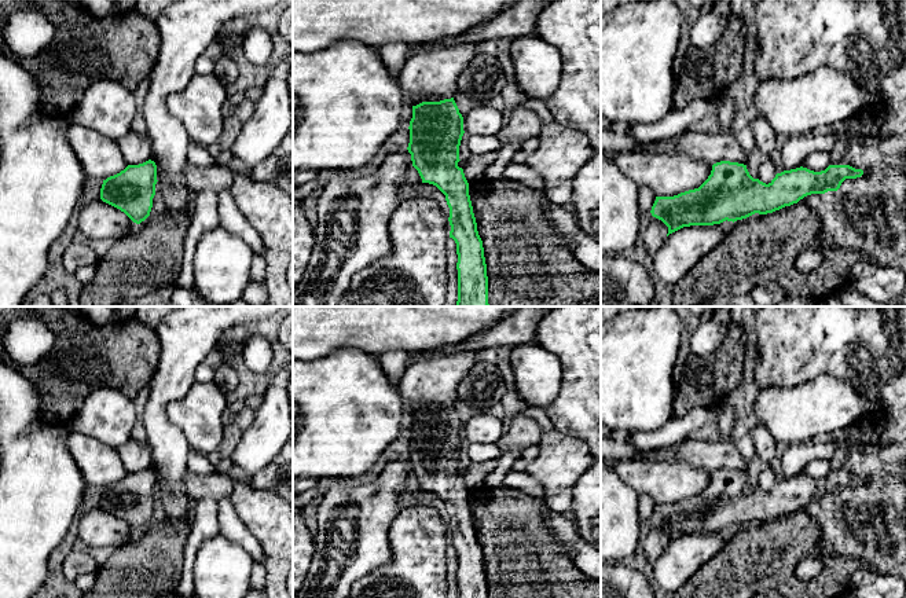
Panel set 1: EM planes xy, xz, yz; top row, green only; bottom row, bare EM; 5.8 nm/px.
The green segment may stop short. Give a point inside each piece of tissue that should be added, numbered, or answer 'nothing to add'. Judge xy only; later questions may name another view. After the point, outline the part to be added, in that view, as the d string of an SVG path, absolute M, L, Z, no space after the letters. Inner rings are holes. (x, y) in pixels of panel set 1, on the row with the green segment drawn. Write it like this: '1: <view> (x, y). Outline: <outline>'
nothing to add

